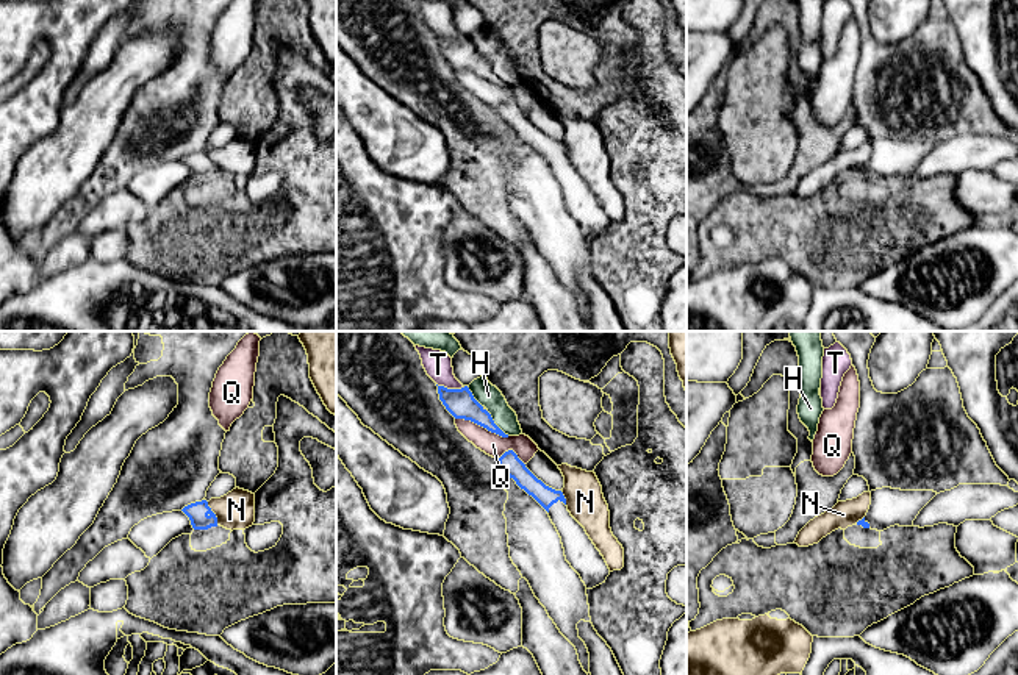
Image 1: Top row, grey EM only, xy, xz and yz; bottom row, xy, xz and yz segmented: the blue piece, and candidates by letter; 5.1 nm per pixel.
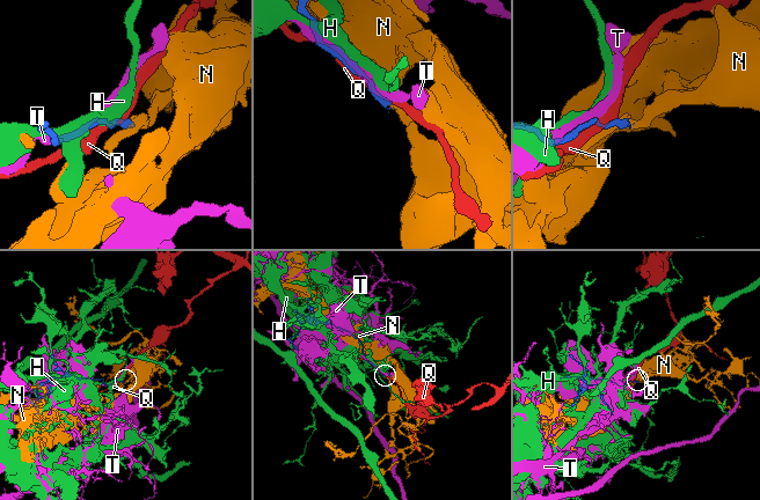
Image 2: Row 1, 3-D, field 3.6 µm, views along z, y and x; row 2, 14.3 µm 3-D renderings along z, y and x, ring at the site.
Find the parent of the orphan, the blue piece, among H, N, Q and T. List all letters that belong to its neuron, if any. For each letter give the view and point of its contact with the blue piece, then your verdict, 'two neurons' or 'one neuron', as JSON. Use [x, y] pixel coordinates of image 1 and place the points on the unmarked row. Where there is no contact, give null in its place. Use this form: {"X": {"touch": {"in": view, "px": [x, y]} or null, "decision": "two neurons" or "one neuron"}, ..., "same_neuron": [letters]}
{"H": {"touch": {"in": "xz", "px": [494, 74]}, "decision": "two neurons"}, "N": {"touch": {"in": "xy", "px": [213, 163]}, "decision": "two neurons"}, "Q": {"touch": {"in": "xz", "px": [482, 75]}, "decision": "two neurons"}, "T": {"touch": {"in": "xz", "px": [451, 39]}, "decision": "two neurons"}, "same_neuron": []}

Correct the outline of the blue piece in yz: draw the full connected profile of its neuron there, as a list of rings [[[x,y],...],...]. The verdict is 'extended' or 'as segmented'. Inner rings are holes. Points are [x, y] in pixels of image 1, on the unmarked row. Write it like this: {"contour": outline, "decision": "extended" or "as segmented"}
{"contour": [[[882,138],[871,141],[866,166],[857,172],[863,178],[884,181],[890,177],[912,177],[919,161],[937,145],[934,141],[901,141]]], "decision": "extended"}

